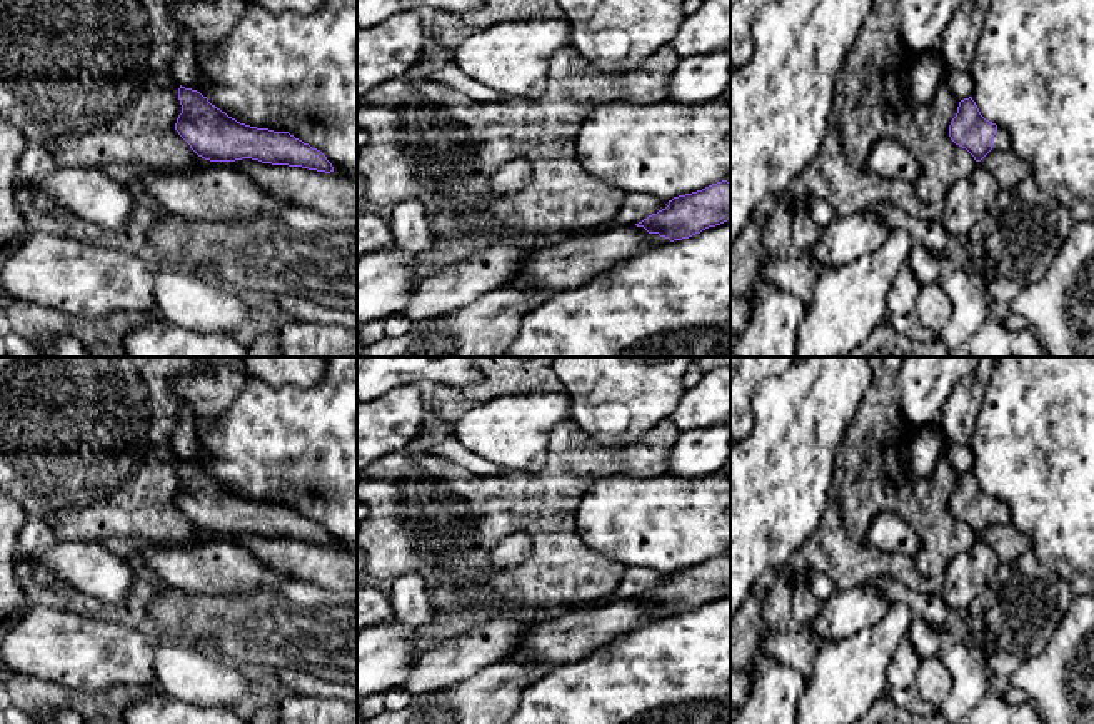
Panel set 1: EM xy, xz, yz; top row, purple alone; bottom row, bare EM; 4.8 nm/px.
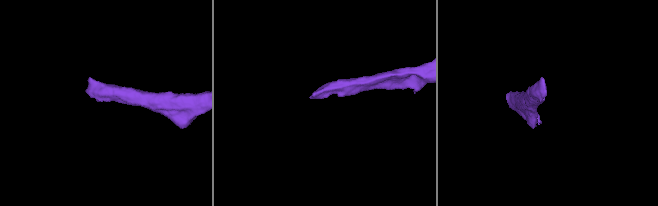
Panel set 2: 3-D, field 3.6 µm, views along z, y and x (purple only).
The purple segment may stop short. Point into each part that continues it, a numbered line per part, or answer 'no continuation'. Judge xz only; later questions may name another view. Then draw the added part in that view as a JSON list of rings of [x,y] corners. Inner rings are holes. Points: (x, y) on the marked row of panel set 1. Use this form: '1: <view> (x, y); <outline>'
no continuation

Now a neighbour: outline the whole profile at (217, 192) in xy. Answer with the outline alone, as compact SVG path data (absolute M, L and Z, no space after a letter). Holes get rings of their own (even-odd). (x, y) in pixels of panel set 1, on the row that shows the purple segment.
M215 162L175 173L148 168L138 182L167 212L195 220L247 220L263 212L294 207L267 195L232 162Z

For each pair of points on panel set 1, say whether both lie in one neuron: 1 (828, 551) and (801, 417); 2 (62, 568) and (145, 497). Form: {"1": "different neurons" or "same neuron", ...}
{"1": "different neurons", "2": "different neurons"}

